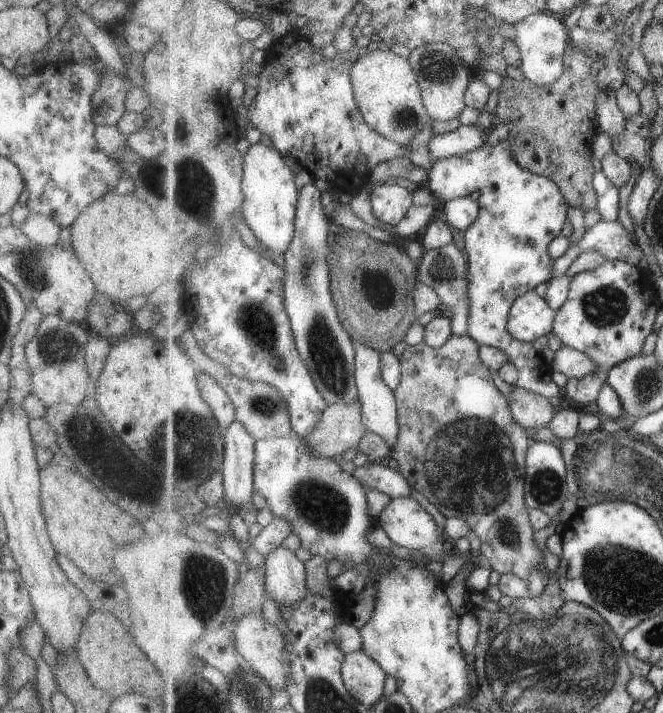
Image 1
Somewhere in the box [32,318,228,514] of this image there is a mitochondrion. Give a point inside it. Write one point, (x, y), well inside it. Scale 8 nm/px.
(196, 445)

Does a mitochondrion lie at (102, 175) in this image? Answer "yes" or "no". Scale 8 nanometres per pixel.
no

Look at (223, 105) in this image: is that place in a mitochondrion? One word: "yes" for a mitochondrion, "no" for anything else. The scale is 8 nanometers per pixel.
no

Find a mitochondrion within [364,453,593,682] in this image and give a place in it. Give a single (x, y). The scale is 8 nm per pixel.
(545, 487)

